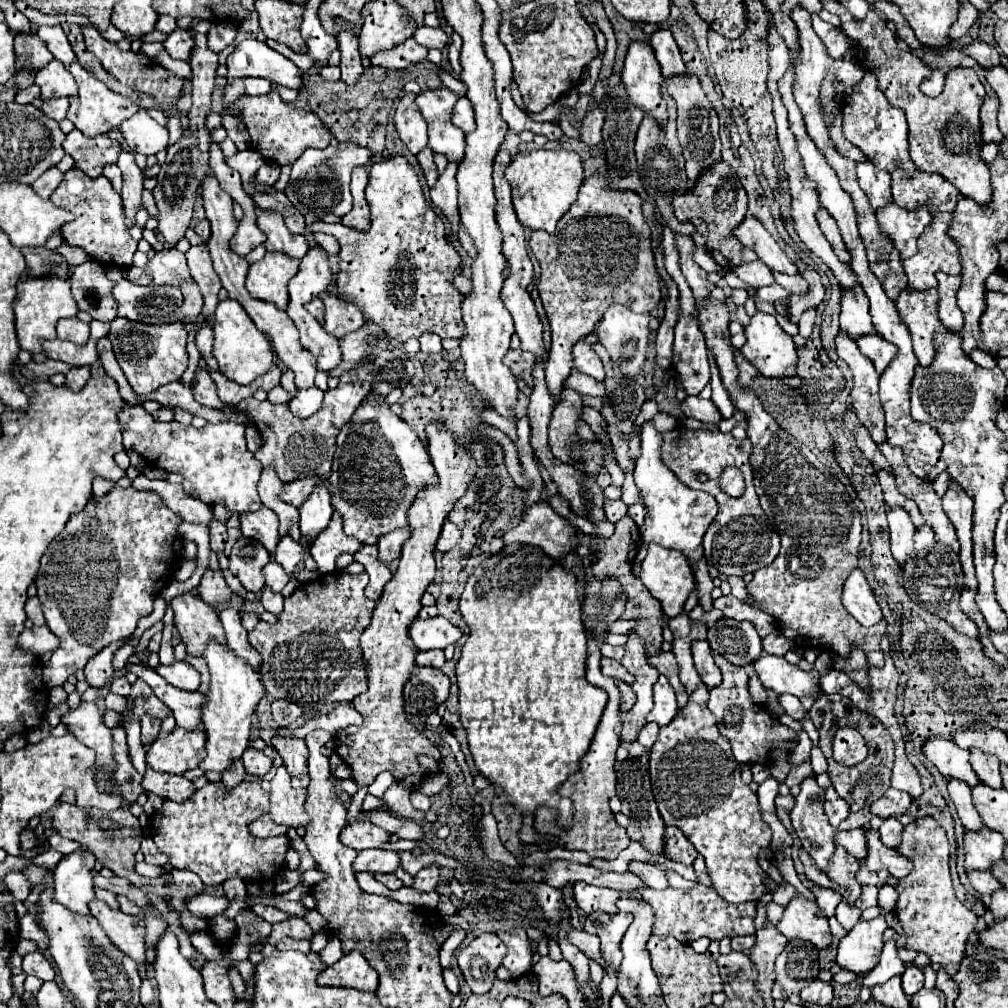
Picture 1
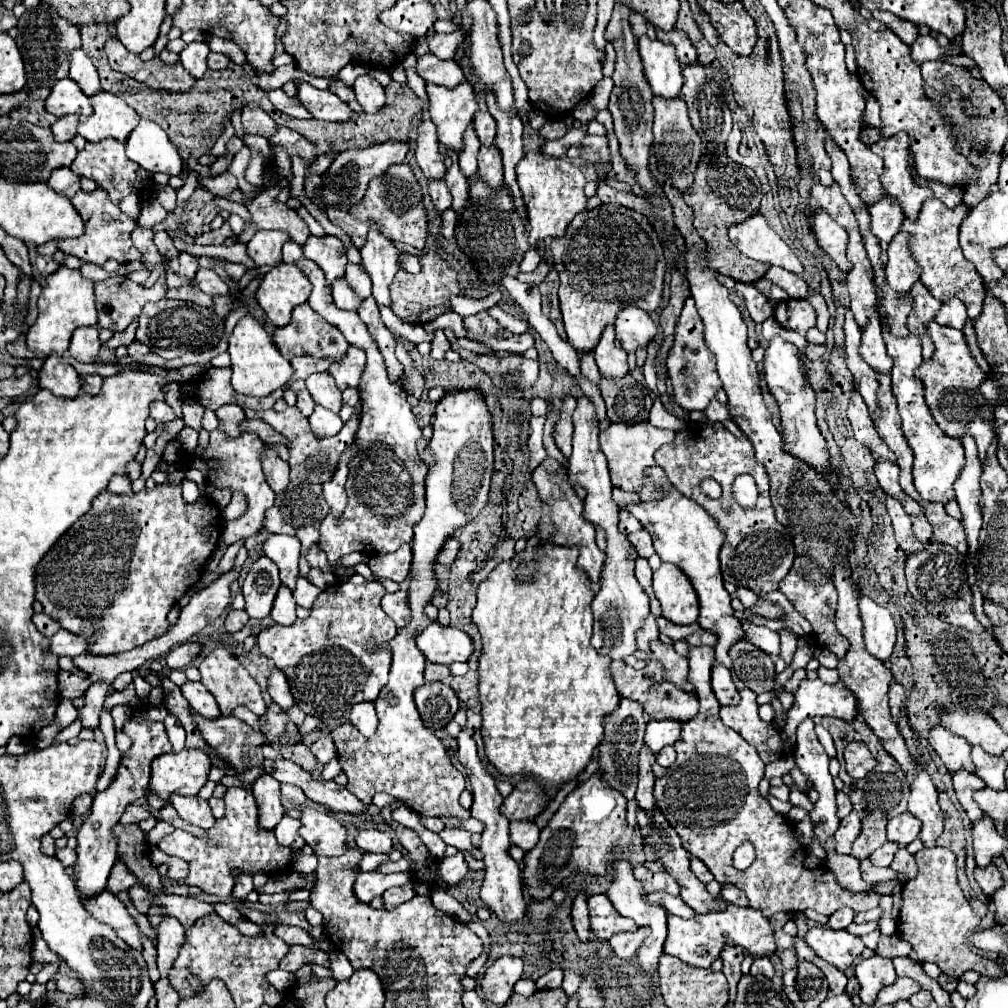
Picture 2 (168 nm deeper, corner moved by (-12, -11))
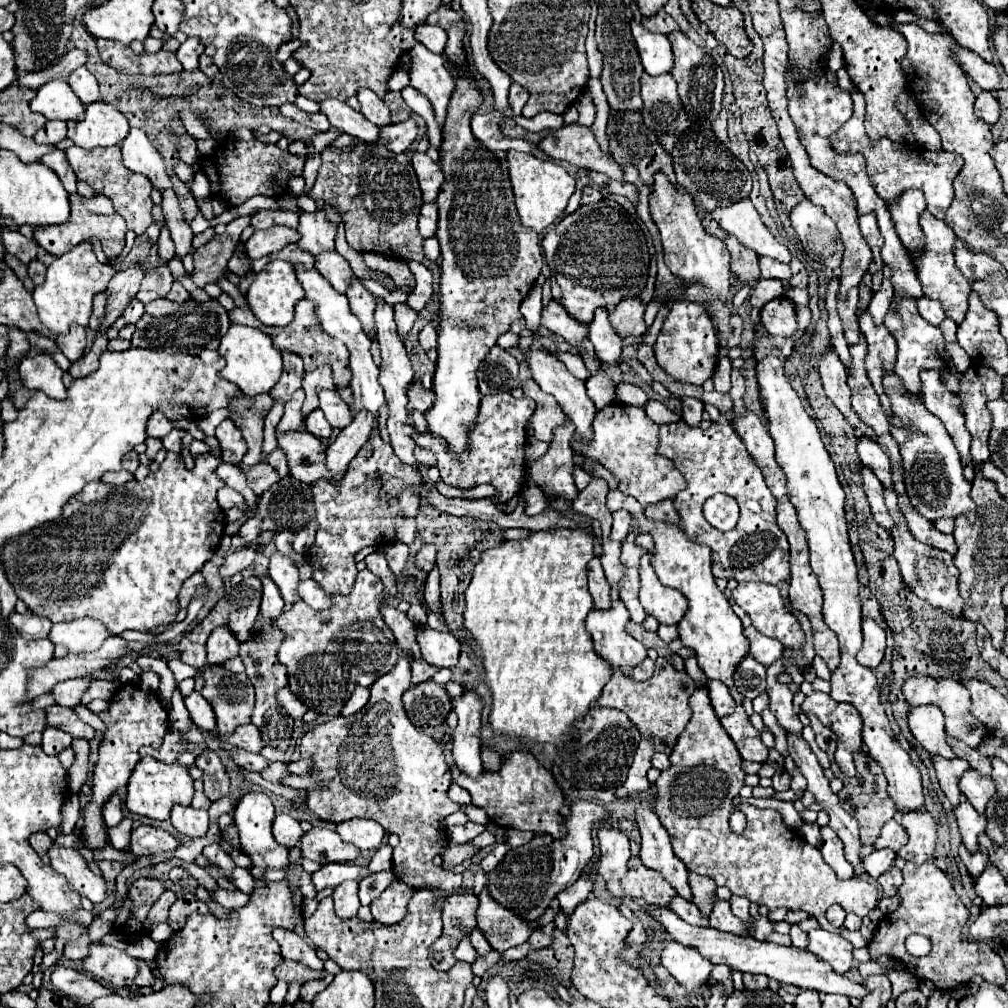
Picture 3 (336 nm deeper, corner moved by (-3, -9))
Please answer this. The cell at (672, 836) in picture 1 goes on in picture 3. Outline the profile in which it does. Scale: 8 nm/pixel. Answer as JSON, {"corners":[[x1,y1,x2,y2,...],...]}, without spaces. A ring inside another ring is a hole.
{"corners":[[689,874,689,884,691,884,691,890,693,890,693,904,701,912,709,914,713,910,715,898,717,898,717,894,715,894,717,884,711,878,697,876,697,874]]}

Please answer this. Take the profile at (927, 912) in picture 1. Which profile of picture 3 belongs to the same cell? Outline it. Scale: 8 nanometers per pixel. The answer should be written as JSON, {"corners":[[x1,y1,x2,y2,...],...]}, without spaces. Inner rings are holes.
{"corners":[[907,862,903,868,903,886,899,888,899,896,903,898,901,906,879,922,877,934,869,944,873,960,883,954,897,958,917,980,929,980,935,988,945,992,967,984,973,976,981,976,985,982,997,986,1007,982,1001,956,995,954,991,946,977,946,977,942,963,936,963,924,969,920,969,910,955,894,951,880,933,862,925,862,921,866],[909,934,921,934,931,940,933,948,925,958,915,958,905,950,905,938]]}

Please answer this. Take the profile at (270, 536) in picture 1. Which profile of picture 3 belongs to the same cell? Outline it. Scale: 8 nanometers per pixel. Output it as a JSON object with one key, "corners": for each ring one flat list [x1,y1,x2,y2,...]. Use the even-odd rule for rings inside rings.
{"corners":[[273,554,271,564,269,564,269,576,271,580,277,584,277,588,281,590,281,596,285,602,295,604,299,602,299,594,297,594,297,584,299,584,299,574,297,568,293,566,291,558,283,556,283,554]]}

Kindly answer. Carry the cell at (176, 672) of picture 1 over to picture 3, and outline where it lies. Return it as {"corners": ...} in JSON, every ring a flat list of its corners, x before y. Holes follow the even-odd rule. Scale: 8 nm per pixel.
{"corners":[[193,692,191,696,185,698,185,706,191,714,191,720,197,728,201,728,203,732,213,732,215,730,215,712,211,708,211,704,201,696,201,692]]}

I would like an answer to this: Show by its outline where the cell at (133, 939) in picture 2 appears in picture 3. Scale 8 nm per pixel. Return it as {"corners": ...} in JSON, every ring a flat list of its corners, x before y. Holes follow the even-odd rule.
{"corners":[[53,844,47,850,49,858,51,858,51,866,63,874,69,884,81,894,87,896,93,904,103,902,107,898,105,892,105,880,99,878,97,874,93,874,85,862,85,858,79,854,77,848,63,848]]}

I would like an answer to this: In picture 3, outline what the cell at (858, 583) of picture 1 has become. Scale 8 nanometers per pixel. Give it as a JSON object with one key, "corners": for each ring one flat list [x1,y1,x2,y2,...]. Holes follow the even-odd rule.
{"corners":[[863,620,863,648,857,652,857,662,861,666,875,670,885,654,885,630,873,622,873,620]]}

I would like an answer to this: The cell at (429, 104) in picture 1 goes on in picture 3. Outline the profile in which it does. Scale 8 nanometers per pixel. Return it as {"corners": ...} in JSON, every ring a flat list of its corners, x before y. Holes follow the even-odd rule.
{"corners":[[415,44,411,50,411,86,425,94,435,110,435,118,439,126,445,122,445,112,449,98,455,90,455,78,445,68,445,60,441,54,431,54,421,44]]}

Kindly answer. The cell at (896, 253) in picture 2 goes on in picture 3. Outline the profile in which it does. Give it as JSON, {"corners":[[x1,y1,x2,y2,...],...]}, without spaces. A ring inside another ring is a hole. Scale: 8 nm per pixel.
{"corners":[[885,266,883,268,883,286,881,286,879,292,873,294,873,298,871,298,869,306,867,306,867,312,871,314,871,318,873,318,873,322,877,326,883,324,883,318,885,318,889,306,891,306,891,300,893,300,893,284,891,284,889,268]]}

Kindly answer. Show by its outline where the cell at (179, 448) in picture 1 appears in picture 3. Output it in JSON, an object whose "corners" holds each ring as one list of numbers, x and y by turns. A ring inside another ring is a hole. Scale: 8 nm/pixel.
{"corners":[[263,462,263,464,255,464,255,466,245,466,245,464,239,464,239,468,245,472,247,476,247,482,249,482,249,488,261,496,265,490,269,490,275,482,279,482,279,474,277,470,269,464,269,462]]}

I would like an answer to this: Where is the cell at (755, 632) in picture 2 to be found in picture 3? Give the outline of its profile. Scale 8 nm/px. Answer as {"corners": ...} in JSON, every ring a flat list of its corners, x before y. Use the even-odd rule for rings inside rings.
{"corners":[[755,626,745,628,745,636,747,636,749,642,751,642,749,654,751,654,753,658,757,658,757,662,761,662,763,666,771,666,777,658,781,658,781,654,783,654,781,642,771,640,769,636,761,634]]}

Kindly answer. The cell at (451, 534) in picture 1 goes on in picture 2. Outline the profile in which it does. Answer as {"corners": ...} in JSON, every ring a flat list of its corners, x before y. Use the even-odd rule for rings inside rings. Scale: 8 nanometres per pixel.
{"corners":[[450,538,450,540,448,540,448,544,442,548,442,552,438,554,438,562,440,562,440,564,450,566,450,564,454,564,454,560,456,560,458,552,460,552,460,542,458,542,456,538]]}

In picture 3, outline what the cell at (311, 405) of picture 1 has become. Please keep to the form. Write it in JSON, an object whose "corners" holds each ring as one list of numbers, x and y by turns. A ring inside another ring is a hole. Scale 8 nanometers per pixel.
{"corners":[[315,410,313,414,309,414,309,416,307,416,305,430,307,430,307,432,311,432,313,436,317,436,317,438,329,438,333,428,329,426,329,422,327,422,327,420,325,420,325,416,321,414,321,410]]}

